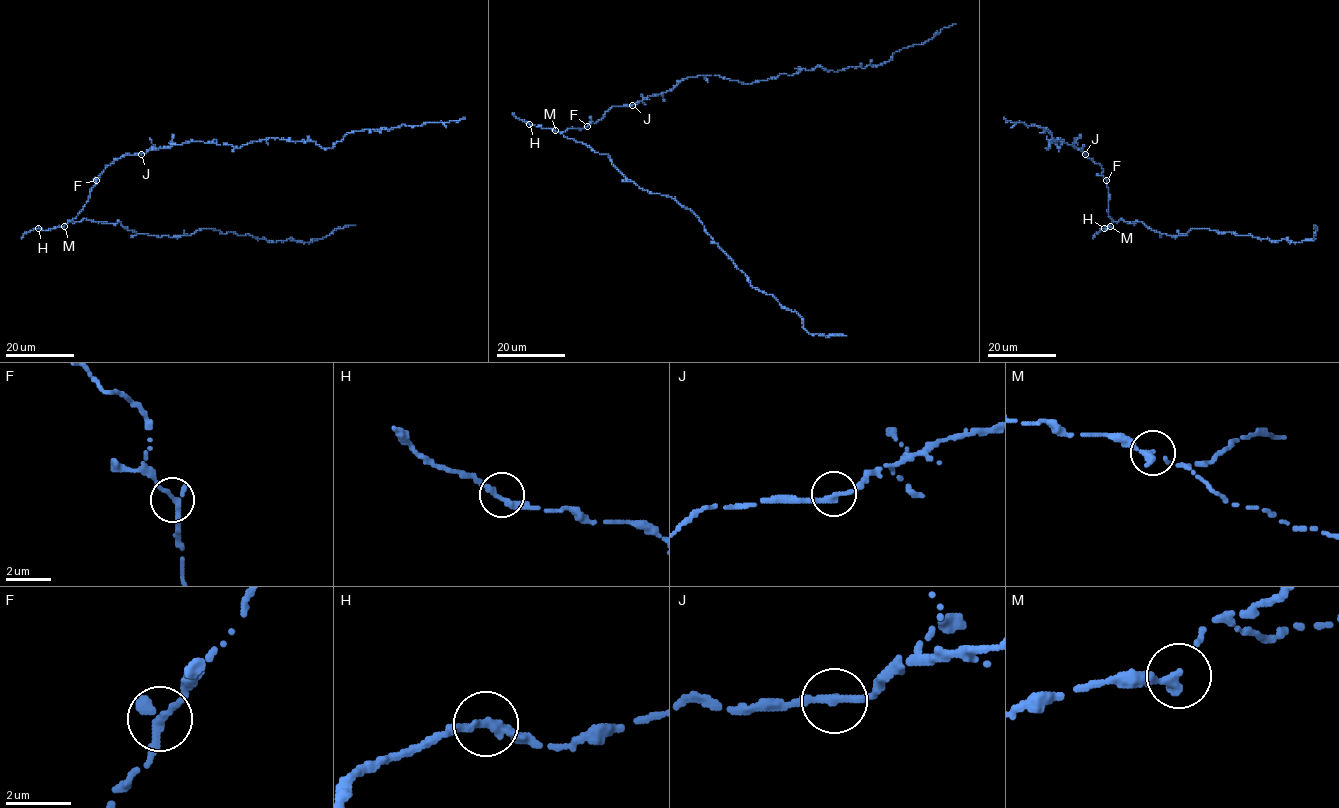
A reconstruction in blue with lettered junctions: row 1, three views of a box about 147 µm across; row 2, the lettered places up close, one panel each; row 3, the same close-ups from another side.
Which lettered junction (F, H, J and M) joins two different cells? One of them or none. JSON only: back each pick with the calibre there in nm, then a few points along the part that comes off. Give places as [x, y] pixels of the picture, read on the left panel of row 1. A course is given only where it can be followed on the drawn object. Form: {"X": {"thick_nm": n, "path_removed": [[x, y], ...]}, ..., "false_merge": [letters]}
{"false_merge": []}

